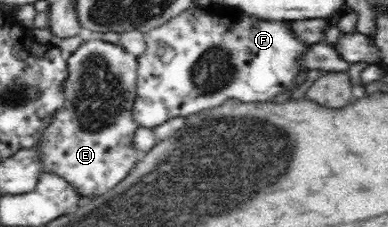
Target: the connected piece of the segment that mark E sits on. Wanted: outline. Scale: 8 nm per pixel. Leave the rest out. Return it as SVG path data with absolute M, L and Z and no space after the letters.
M100 38L88 39L88 41L80 43L80 46L71 53L70 57L68 57L65 62L67 74L61 83L63 100L52 110L47 122L40 130L39 136L33 143L32 148L35 151L35 158L36 162L38 162L39 171L62 178L63 181L71 187L71 191L80 199L80 201L78 201L80 204L84 199L105 195L108 191L111 191L113 187L116 187L122 180L128 178L133 172L134 167L137 167L140 159L145 154L138 150L138 147L136 147L136 140L134 140L134 137L136 137L136 131L141 126L138 124L136 114L134 114L134 103L136 103L136 99L138 99L138 58L135 55L132 55L129 51L126 51L126 48L120 45L120 43L110 43L110 41L104 41Z

